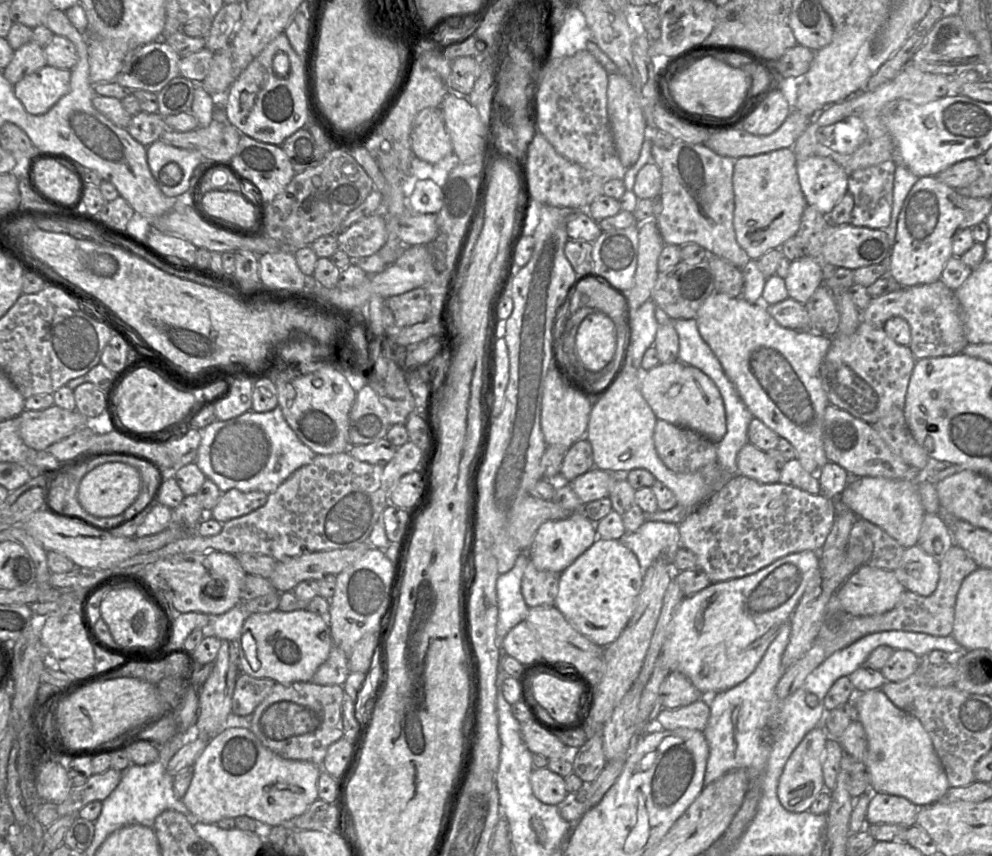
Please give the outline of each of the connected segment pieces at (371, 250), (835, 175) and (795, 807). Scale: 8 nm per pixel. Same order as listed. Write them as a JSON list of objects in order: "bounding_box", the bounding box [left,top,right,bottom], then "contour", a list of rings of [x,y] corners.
[{"bounding_box":[337,214,387,258],"contour":[[[381,214],[361,218],[337,235],[339,250],[350,258],[360,258],[377,253],[387,240],[386,222]]]},{"bounding_box":[797,157,848,216],"contour":[[[829,157],[797,158],[799,184],[808,205],[829,216],[848,192],[848,172]]]},{"bounding_box":[777,726,828,812],"contour":[[[818,726],[806,734],[787,760],[779,778],[777,796],[781,805],[789,812],[809,811],[820,792],[824,791],[822,759],[828,734],[823,726]]]}]

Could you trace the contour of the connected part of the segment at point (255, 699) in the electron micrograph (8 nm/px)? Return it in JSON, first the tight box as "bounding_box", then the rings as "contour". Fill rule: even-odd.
{"bounding_box":[232,672,276,720],"contour":[[[241,672],[236,680],[232,697],[232,718],[247,720],[255,708],[270,694],[276,681],[270,678],[255,678]]]}

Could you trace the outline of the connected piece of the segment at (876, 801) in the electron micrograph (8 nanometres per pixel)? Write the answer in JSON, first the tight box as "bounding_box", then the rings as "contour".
{"bounding_box":[866,793,919,825],"contour":[[[873,793],[866,813],[867,824],[916,825],[919,807],[908,799],[886,793]]]}

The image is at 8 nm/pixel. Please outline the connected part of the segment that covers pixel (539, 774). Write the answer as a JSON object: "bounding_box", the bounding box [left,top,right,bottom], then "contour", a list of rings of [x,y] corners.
{"bounding_box":[530,767,568,805],"contour":[[[547,767],[534,768],[530,775],[530,783],[535,797],[547,805],[558,805],[568,794],[565,778]]]}

